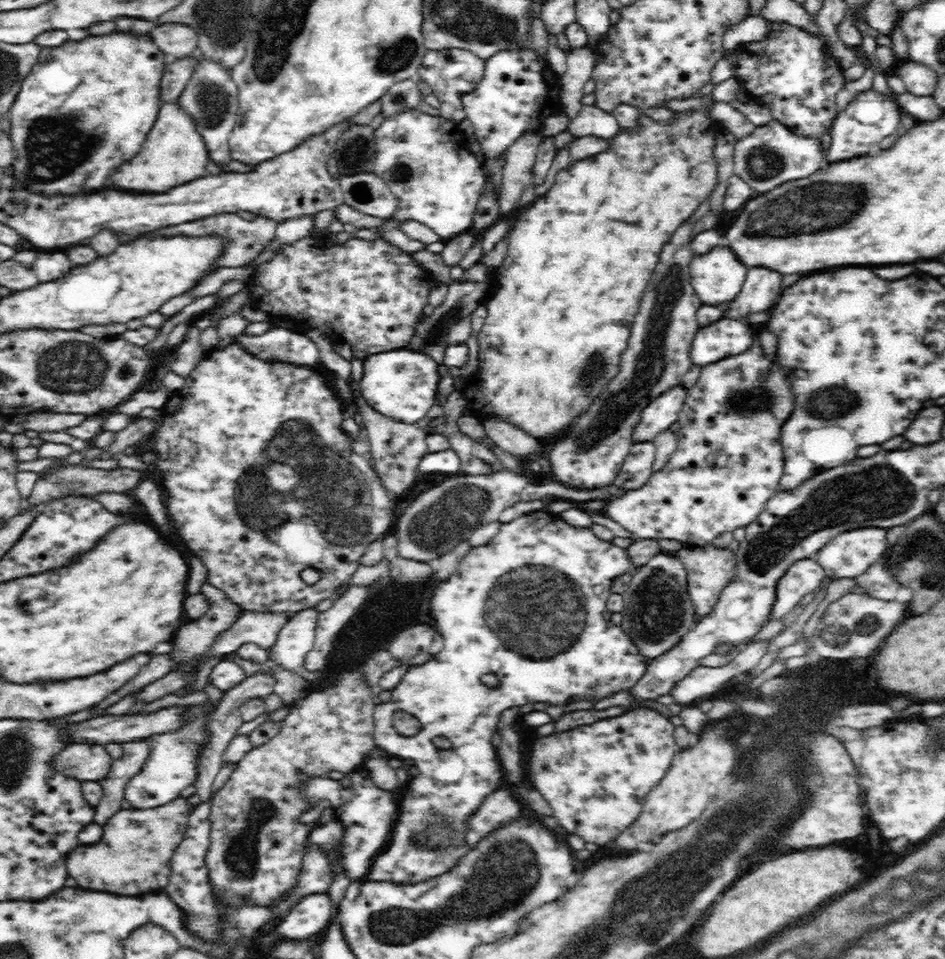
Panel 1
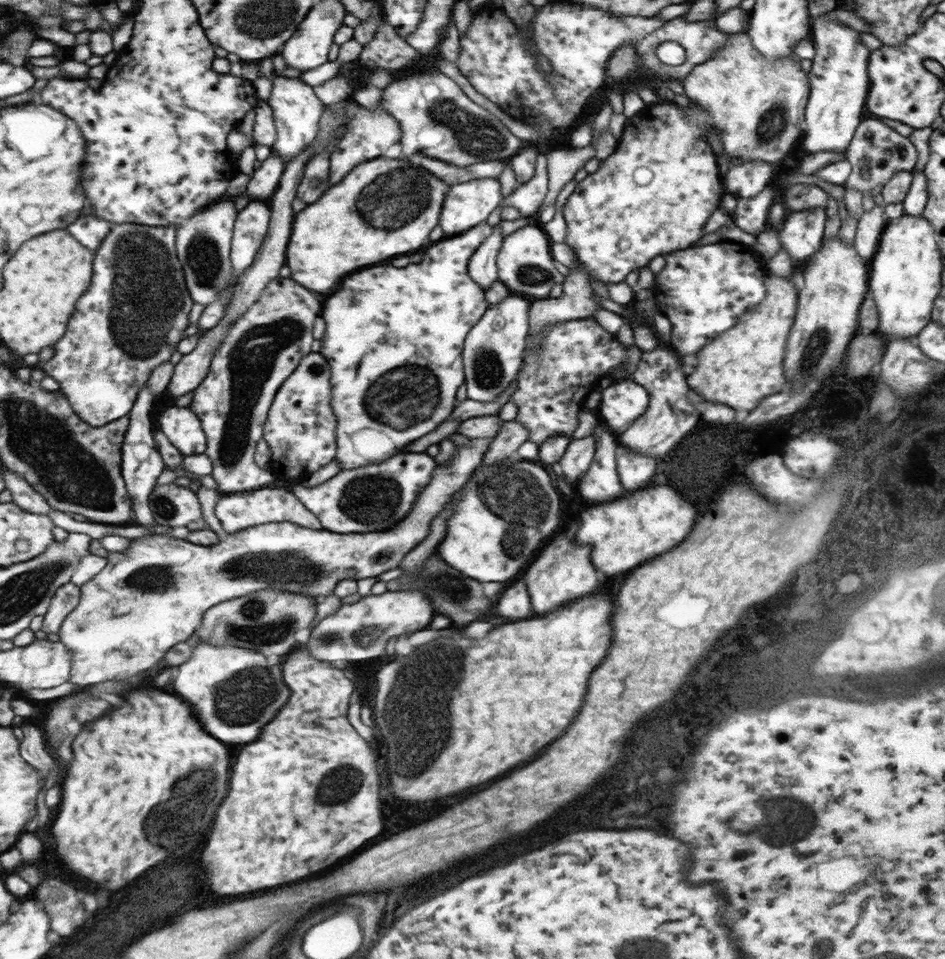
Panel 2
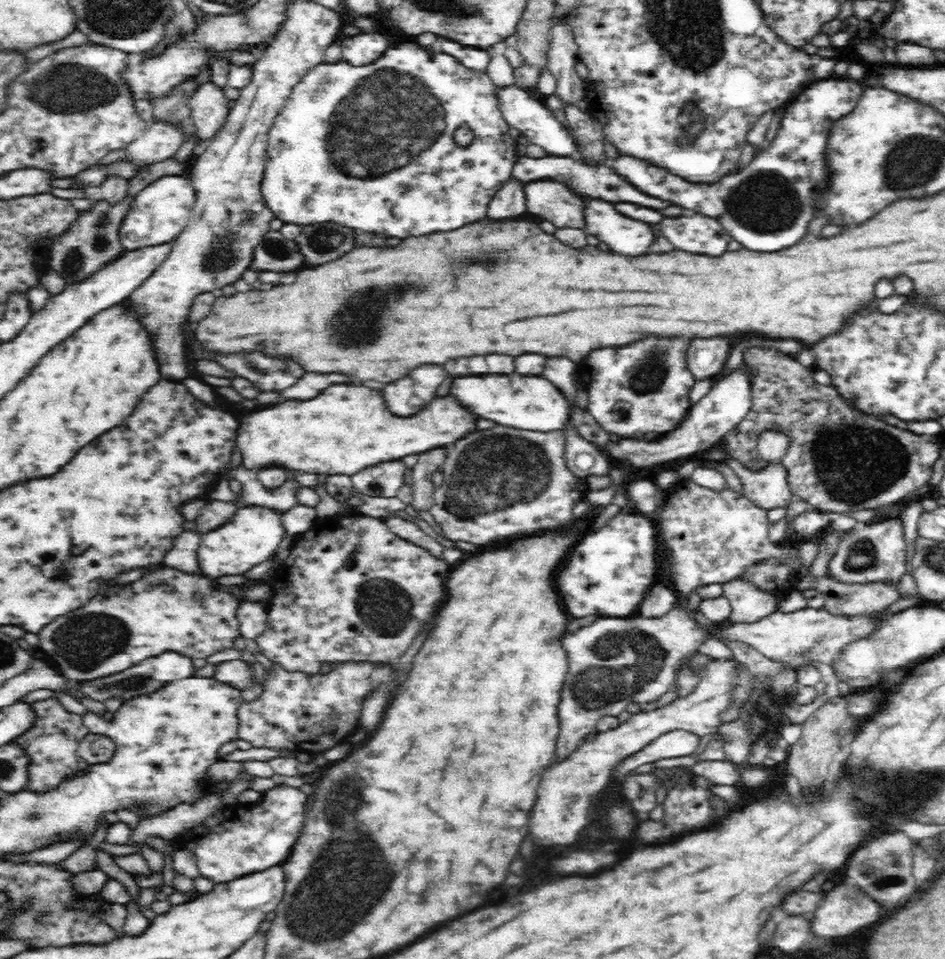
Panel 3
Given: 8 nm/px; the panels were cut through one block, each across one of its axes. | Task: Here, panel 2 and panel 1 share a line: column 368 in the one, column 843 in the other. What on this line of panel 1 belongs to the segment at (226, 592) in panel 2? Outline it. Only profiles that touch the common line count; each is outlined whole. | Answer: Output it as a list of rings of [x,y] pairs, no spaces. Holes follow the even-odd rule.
[[[878,527],[859,528],[856,530],[842,532],[832,537],[828,544],[824,545],[814,558],[820,563],[825,574],[831,579],[856,578],[863,575],[887,550],[886,529]]]

